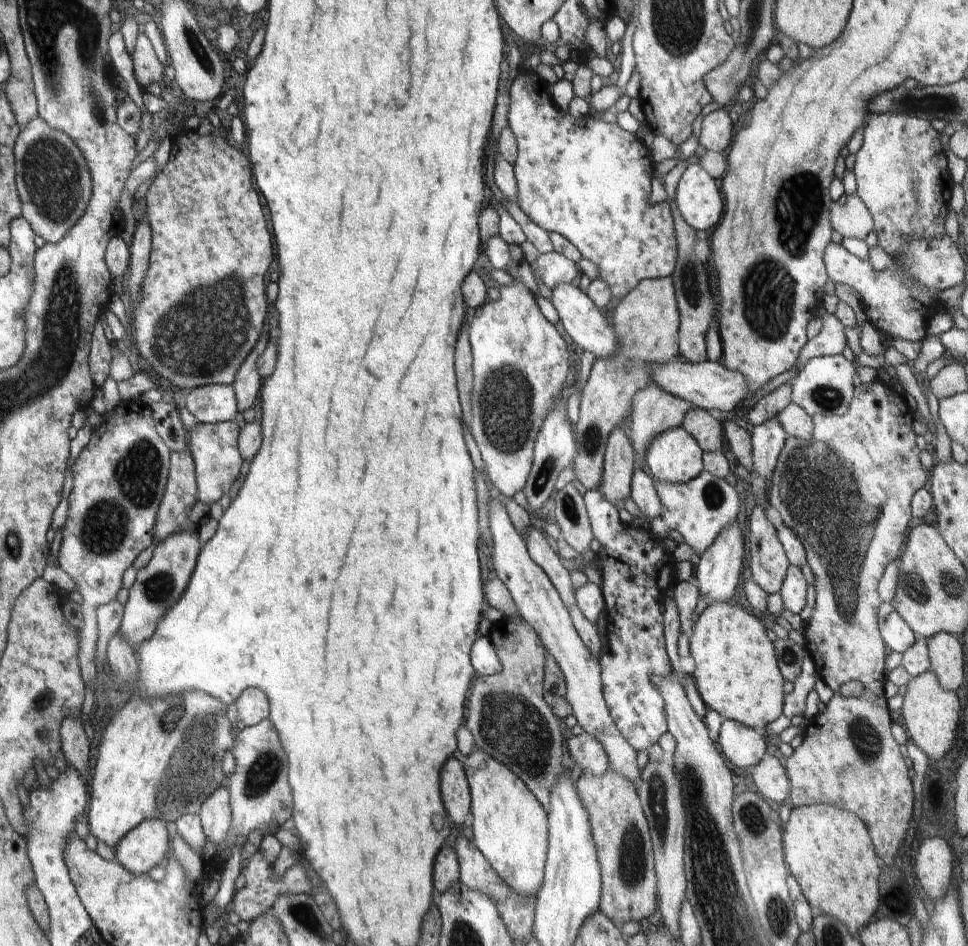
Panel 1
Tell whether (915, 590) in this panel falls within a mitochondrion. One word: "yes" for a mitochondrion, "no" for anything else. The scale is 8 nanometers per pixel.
yes

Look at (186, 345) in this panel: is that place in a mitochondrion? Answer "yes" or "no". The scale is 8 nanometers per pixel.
yes

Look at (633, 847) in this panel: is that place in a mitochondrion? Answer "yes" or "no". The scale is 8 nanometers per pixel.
yes

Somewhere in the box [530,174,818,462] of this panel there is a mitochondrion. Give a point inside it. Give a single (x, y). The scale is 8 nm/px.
(769, 290)

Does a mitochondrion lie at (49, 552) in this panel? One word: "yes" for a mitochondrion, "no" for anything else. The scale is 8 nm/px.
no

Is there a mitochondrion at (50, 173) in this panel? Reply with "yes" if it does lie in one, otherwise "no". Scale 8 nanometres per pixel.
yes

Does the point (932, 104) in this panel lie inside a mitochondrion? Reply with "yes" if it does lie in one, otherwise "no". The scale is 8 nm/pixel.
yes

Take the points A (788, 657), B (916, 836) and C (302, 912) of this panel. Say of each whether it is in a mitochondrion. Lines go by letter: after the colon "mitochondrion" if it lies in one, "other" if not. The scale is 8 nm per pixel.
A: mitochondrion
B: other
C: mitochondrion

